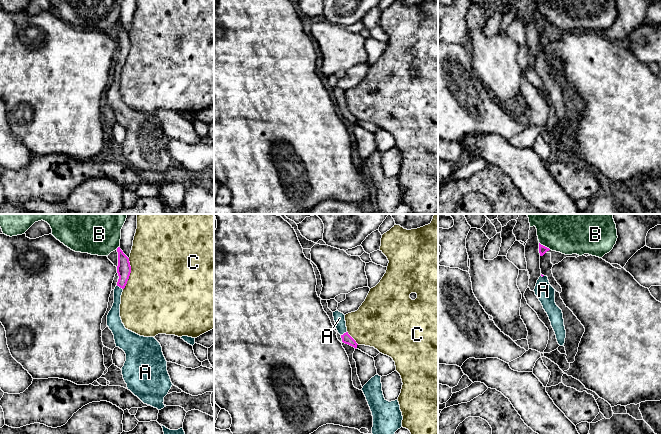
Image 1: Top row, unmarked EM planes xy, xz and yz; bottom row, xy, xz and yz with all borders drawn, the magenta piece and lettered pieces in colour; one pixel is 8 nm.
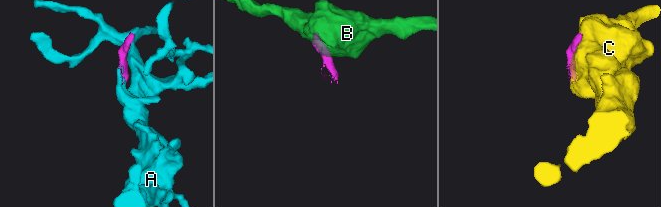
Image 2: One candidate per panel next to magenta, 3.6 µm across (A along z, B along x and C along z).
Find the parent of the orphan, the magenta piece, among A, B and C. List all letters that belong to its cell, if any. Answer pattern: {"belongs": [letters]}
{"belongs": ["A"]}

